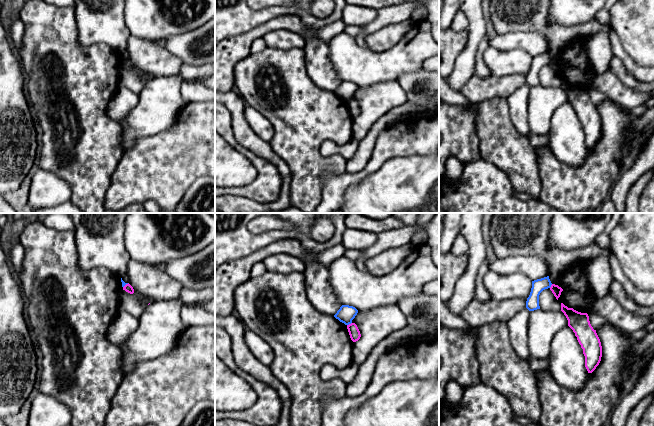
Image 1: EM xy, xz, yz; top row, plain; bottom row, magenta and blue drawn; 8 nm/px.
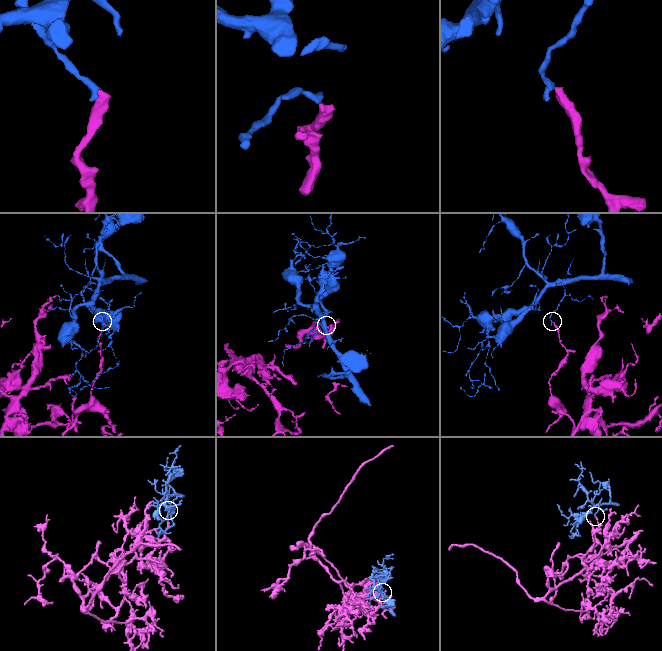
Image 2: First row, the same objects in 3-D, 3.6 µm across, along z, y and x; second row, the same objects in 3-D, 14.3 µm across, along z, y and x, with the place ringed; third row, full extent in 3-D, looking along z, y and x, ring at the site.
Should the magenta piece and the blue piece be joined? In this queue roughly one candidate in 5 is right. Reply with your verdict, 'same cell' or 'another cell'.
another cell

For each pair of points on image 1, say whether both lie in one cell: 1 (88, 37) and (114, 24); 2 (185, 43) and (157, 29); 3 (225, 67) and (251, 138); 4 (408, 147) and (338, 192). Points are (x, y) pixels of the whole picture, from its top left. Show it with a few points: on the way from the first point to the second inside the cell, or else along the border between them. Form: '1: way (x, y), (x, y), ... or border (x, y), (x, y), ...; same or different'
1: way (94, 31), (101, 24), (108, 24); same
2: border (193, 30), (173, 34), (166, 38); different
3: border (231, 89), (225, 92); different
4: way (390, 147), (364, 173), (355, 178); same

